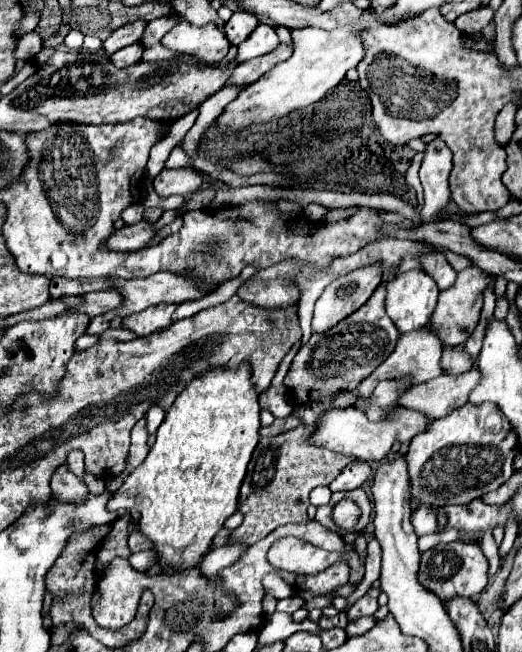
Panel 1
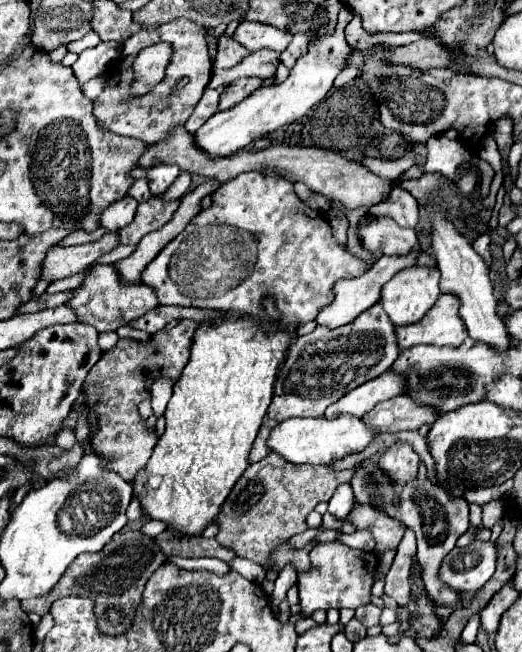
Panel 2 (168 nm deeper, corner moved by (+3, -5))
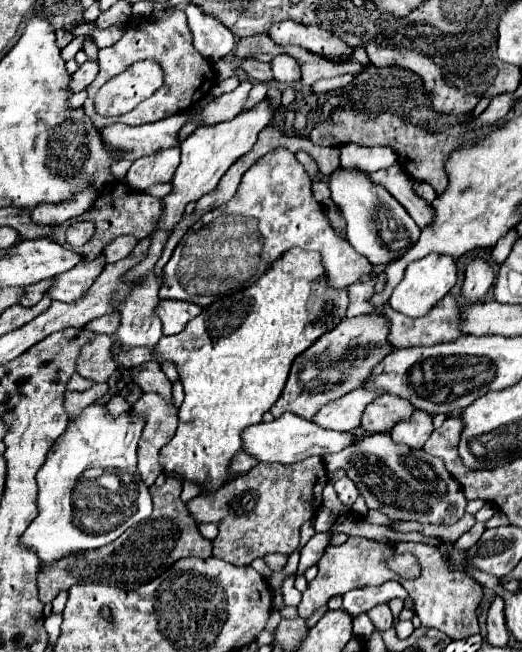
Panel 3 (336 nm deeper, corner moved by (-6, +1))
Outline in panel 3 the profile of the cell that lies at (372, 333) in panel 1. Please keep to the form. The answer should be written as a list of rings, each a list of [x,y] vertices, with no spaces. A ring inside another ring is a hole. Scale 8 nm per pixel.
[[[381,312],[361,314],[355,318],[345,316],[333,330],[329,330],[329,334],[317,338],[317,342],[313,342],[313,346],[309,346],[309,350],[305,350],[305,354],[293,362],[285,390],[269,410],[273,418],[279,418],[285,412],[295,412],[301,418],[311,420],[321,406],[361,388],[361,382],[369,378],[369,370],[373,370],[373,366],[377,366],[385,354],[393,352],[387,336],[389,320]]]

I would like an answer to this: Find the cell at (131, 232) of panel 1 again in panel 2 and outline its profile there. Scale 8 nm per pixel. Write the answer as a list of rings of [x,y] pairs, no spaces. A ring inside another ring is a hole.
[[[106,232],[100,240],[82,244],[82,246],[54,246],[46,252],[46,258],[42,260],[42,272],[40,280],[56,282],[66,276],[74,276],[88,268],[88,264],[96,262],[98,256],[110,252],[118,246],[118,236],[114,232]]]

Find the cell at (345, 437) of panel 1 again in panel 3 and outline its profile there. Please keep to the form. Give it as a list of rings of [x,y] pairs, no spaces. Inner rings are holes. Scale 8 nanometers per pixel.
[[[289,412],[269,424],[263,422],[257,426],[249,426],[243,432],[243,450],[257,456],[261,462],[279,462],[279,464],[295,464],[295,462],[301,462],[309,456],[335,454],[335,452],[351,446],[353,442],[357,442],[357,438],[351,432],[327,430],[327,428],[317,426],[311,420],[299,418],[297,414],[289,414]]]

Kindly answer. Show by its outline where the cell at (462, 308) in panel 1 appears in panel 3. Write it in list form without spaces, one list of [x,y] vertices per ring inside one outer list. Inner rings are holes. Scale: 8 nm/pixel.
[[[449,292],[443,300],[435,304],[435,308],[421,318],[407,318],[405,314],[395,312],[389,304],[383,308],[383,314],[391,320],[389,342],[395,348],[407,346],[433,346],[437,342],[449,342],[461,336],[457,330],[457,314],[461,306],[457,298]]]

